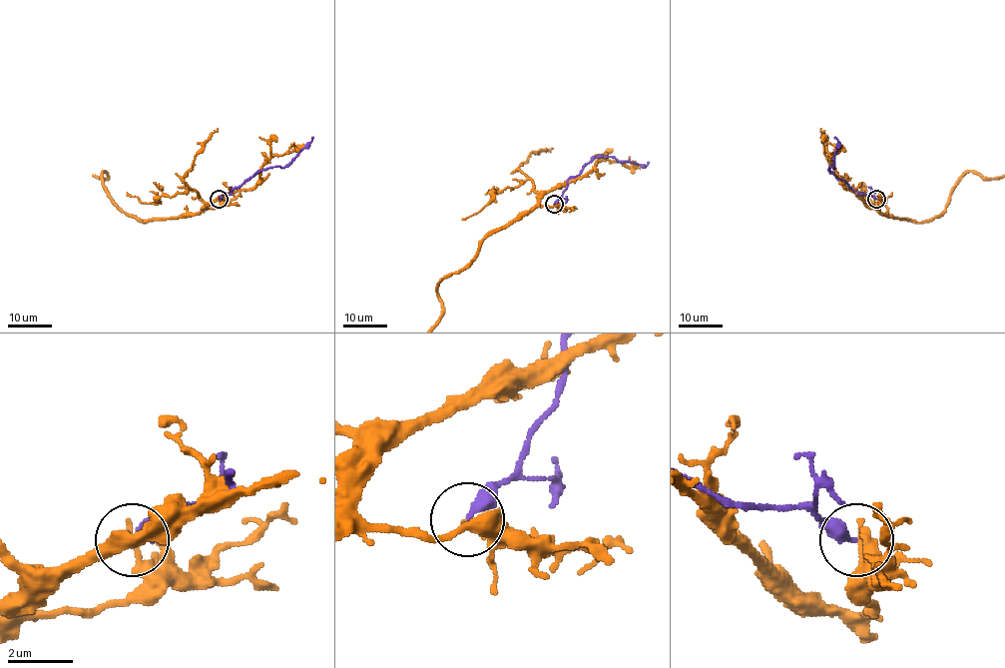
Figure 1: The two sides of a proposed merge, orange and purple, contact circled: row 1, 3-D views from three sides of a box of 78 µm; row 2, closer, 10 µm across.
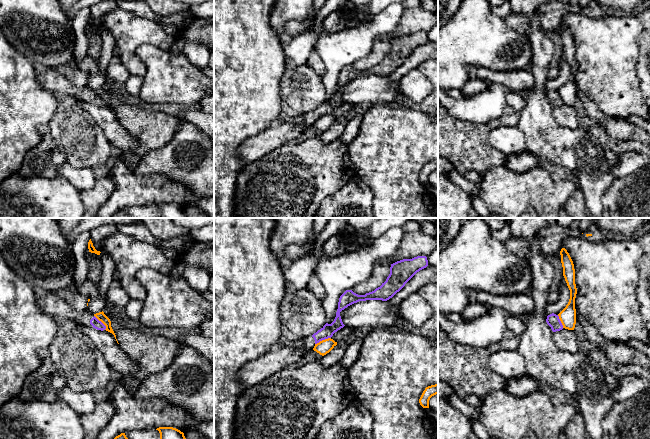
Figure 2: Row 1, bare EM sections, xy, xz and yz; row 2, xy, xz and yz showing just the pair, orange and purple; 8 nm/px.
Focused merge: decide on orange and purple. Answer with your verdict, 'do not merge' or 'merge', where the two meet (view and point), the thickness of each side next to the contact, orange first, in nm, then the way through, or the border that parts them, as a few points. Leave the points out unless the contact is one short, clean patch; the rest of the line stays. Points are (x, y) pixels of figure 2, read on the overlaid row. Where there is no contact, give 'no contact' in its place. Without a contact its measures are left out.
do not merge; meets orange in xz at (322, 340); 110 nm thick on the orange side, 100 nm on the other; border along xz (330, 337), (320, 340), (315, 344)

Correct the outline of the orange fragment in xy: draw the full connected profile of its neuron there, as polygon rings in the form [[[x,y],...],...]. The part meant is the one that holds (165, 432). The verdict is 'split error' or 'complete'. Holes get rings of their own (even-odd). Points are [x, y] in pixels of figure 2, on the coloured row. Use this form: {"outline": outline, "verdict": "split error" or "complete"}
{"outline": [[[159,427],[160,439],[186,439],[184,433],[173,427]]], "verdict": "complete"}

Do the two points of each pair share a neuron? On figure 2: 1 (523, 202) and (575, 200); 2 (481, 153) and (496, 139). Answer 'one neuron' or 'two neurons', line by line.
1: two neurons
2: two neurons

